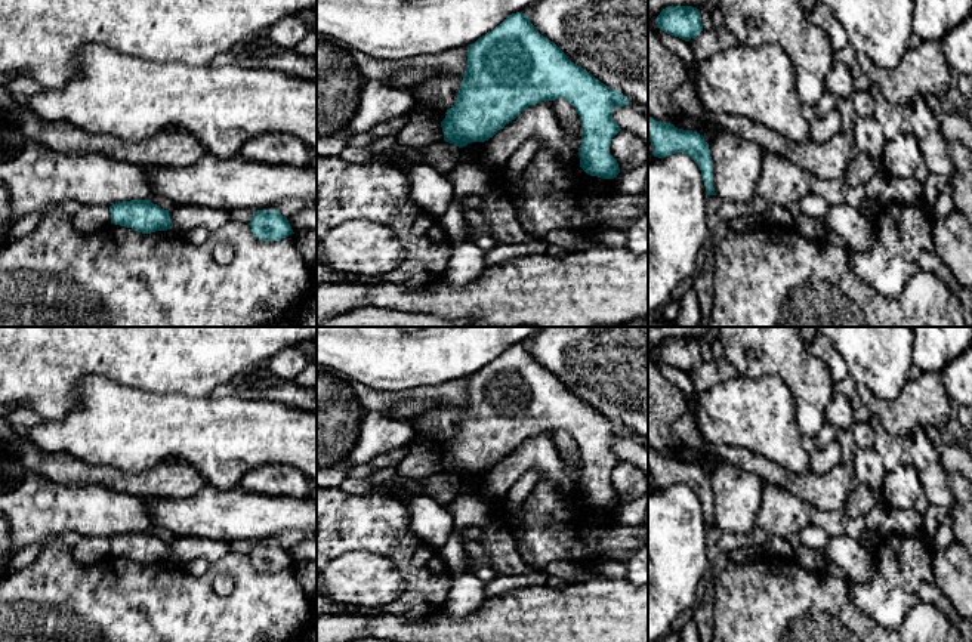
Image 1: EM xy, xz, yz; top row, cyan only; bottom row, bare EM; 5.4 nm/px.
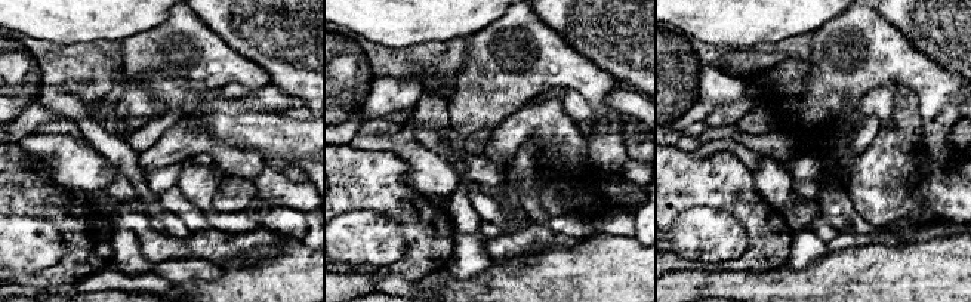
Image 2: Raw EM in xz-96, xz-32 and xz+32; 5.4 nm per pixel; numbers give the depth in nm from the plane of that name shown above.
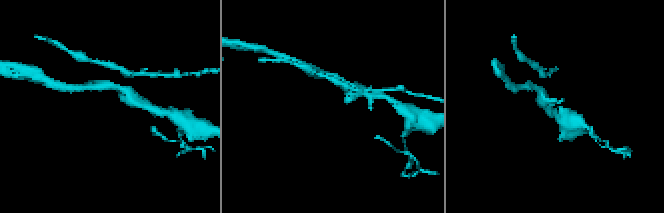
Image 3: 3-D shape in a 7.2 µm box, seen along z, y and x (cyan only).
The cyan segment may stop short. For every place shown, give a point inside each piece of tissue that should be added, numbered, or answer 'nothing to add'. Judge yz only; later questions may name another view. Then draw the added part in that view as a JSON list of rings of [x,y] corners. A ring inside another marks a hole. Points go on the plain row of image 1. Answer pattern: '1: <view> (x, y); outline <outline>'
nothing to add

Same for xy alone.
nothing to add

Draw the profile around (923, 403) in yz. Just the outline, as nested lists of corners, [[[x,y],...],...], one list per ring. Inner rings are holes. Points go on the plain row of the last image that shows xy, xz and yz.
[[[923,373],[917,380],[908,380],[891,401],[876,398],[865,386],[858,386],[857,393],[891,435],[908,436],[914,426],[947,430],[950,399],[939,373]]]

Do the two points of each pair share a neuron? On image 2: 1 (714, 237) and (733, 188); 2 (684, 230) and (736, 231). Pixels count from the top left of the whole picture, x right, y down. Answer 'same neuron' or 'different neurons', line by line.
1: different neurons
2: same neuron

